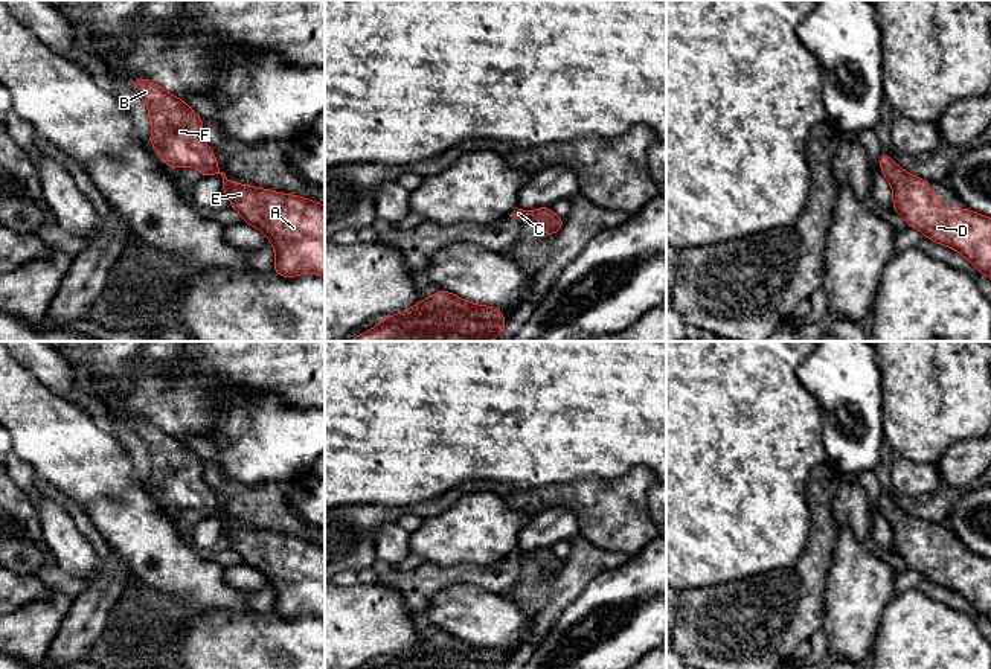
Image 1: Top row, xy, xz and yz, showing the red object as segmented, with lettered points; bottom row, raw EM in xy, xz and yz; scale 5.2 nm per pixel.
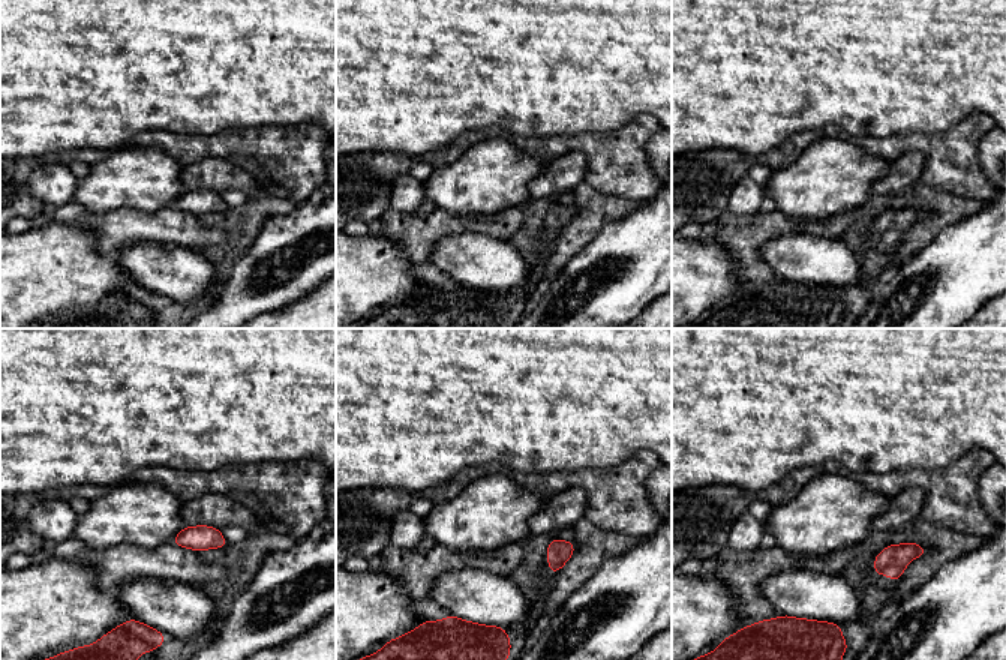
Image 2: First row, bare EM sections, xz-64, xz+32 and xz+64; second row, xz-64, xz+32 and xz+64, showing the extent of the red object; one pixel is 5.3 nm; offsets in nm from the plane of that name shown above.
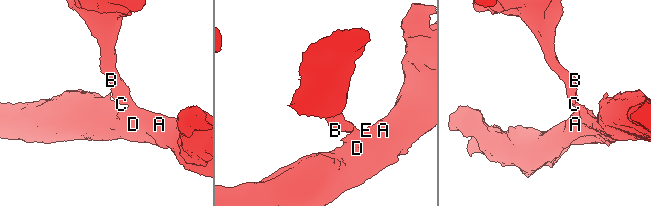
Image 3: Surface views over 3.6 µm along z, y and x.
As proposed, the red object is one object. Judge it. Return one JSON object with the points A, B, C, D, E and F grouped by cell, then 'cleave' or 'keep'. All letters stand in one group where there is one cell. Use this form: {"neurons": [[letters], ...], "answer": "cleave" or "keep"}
{"neurons": [["A", "B", "C", "D", "E", "F"]], "answer": "keep"}

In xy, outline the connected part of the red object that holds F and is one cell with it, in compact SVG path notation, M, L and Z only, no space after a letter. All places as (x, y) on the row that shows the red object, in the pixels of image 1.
M137 78L131 85L148 105L152 122L152 133L148 143L157 149L160 160L175 169L194 166L203 177L220 174L223 177L223 192L232 201L230 207L242 216L244 222L261 230L276 248L276 274L294 277L305 273L316 273L325 279L325 206L299 195L233 183L218 169L215 152L203 139L203 120L186 101L180 101L145 78Z

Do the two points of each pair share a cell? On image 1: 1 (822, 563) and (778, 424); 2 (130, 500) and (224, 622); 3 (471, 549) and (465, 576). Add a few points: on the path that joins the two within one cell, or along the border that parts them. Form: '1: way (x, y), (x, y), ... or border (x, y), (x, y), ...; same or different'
1: border (807, 491), (810, 531), (805, 549), (798, 560); different
2: border (189, 610), (250, 611); different
3: border (503, 556), (488, 564), (435, 566), (432, 563); different

